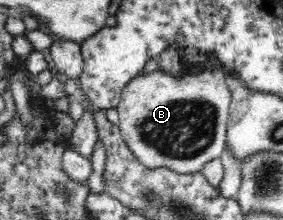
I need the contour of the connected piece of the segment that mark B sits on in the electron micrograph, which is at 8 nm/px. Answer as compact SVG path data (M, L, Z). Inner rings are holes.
M206 67L197 78L187 78L184 76L176 77L166 72L163 69L154 71L140 71L126 83L126 87L122 90L121 101L119 102L117 111L119 114L119 128L123 135L123 140L128 144L128 147L134 152L134 155L146 166L152 169L158 167L166 167L176 173L196 173L201 166L212 159L221 157L227 143L227 123L229 120L229 110L231 105L231 95L228 85L225 82L225 72L220 67Z

